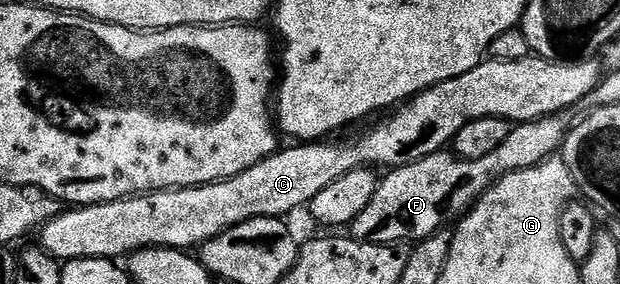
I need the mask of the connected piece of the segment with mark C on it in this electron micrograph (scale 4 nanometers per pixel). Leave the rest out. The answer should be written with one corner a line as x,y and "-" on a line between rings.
537,56
524,60
508,60
495,62
484,60
472,72
464,72
464,76
444,80
432,88
422,90
413,98
401,103
383,122
378,122
367,134
359,138
350,138
347,142
335,140
319,140
305,144
290,144
290,147
279,149
268,155
263,162
240,172
235,178
225,178
223,182
209,182
207,186
189,186
183,190
155,190
153,194
140,194
133,198
121,198
115,202
99,202
97,206
80,206
63,209
54,219
40,231
41,249
47,250
53,258
69,260
72,258
109,258
121,259
143,250
149,246
170,246
174,250
189,251
201,248
205,242
220,236
228,228
236,224
244,224
257,218
285,219
293,210
309,207
310,201
332,180
340,180
340,176
348,176
353,170
367,168
393,168
407,166
416,160
424,160
424,156
445,151
453,143
456,132
464,128
464,124
472,124
472,120
484,120
488,116
503,118
505,122
535,122
541,118
550,118
553,114
566,112
569,106
577,102
585,103
590,94
598,87
604,77
604,66
598,58
589,58
586,62
553,62

